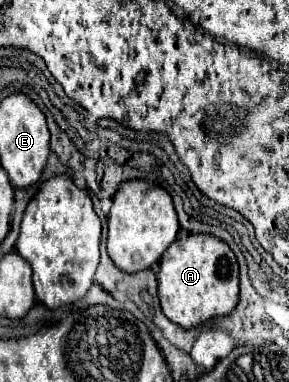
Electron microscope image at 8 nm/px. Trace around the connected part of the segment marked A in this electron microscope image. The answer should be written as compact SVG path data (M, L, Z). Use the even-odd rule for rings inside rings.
M181 234L159 262L159 300L163 314L181 328L229 316L239 302L239 264L233 250L209 234Z

